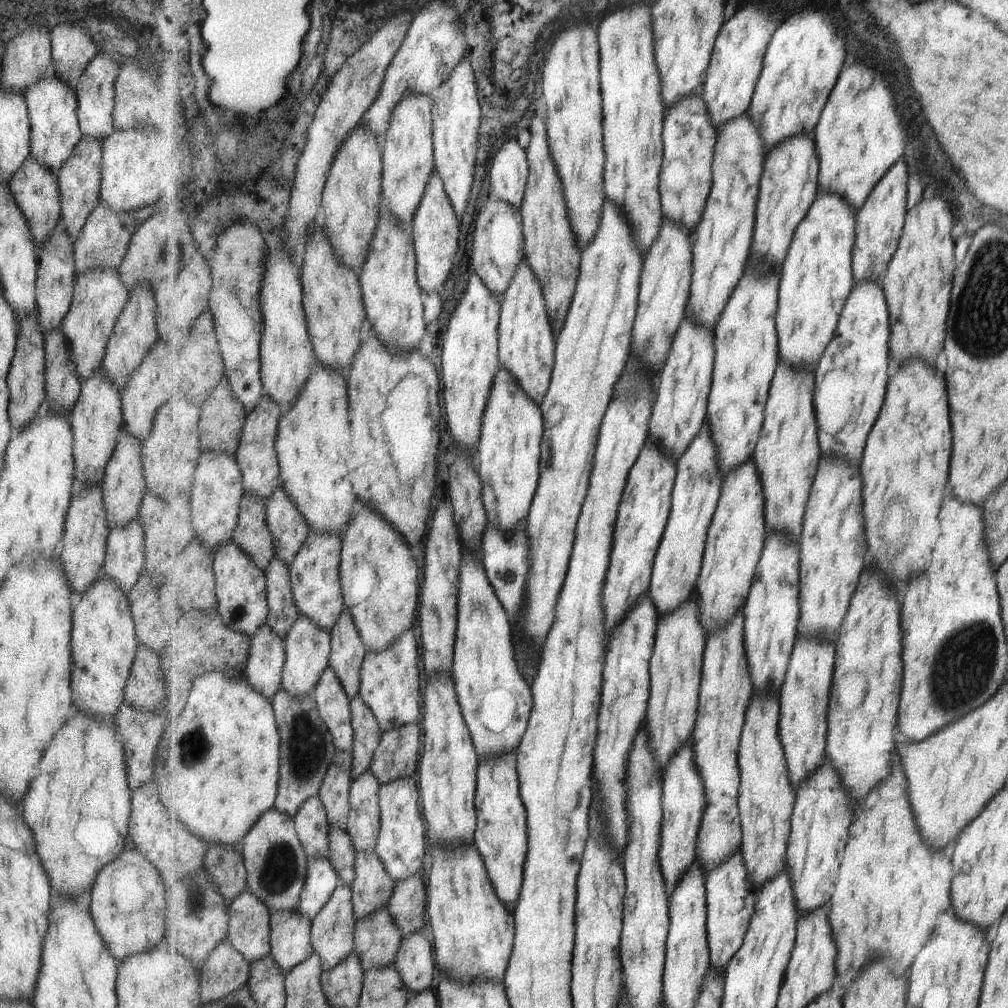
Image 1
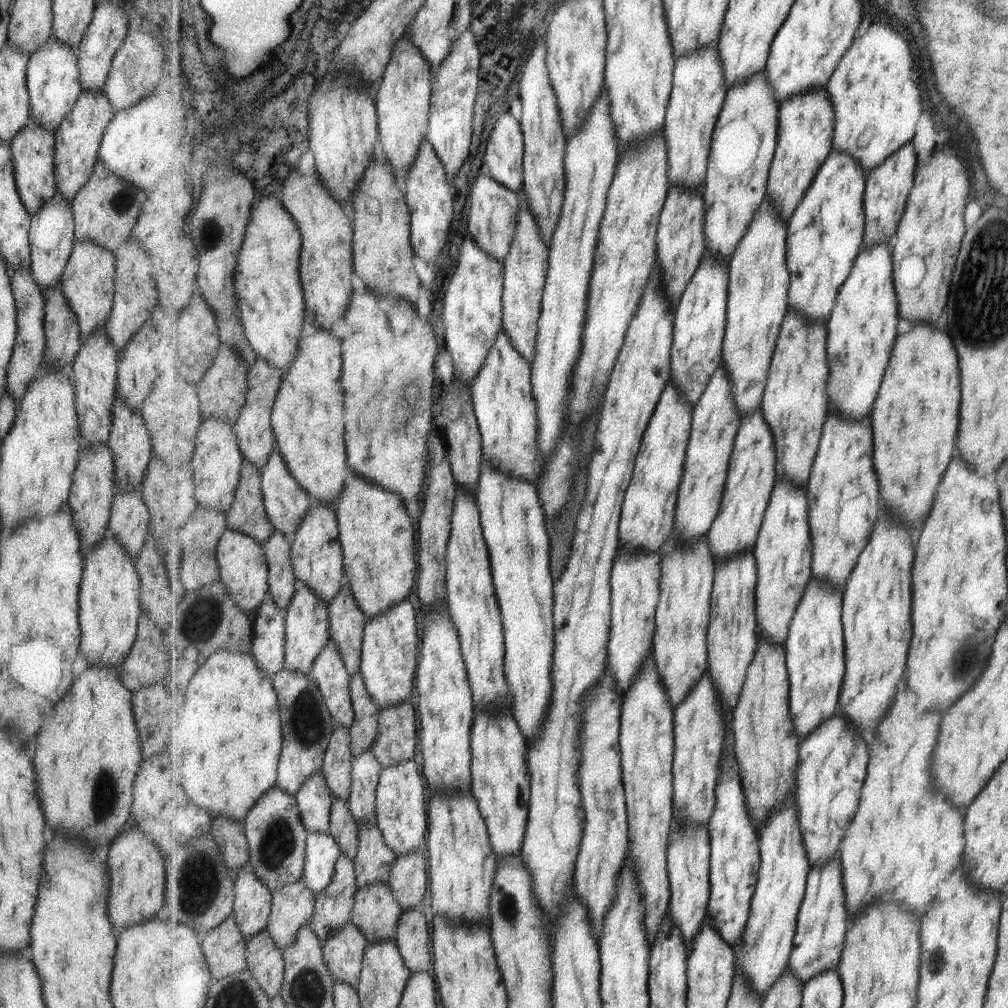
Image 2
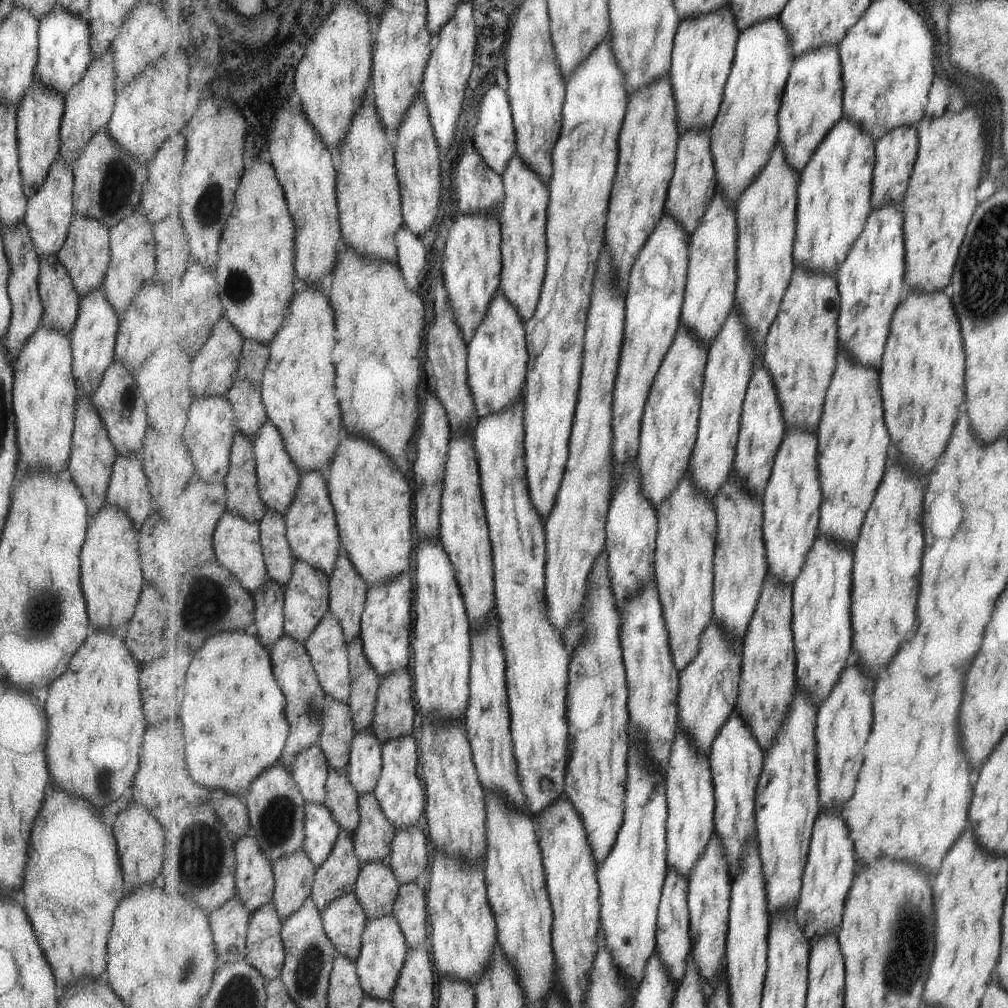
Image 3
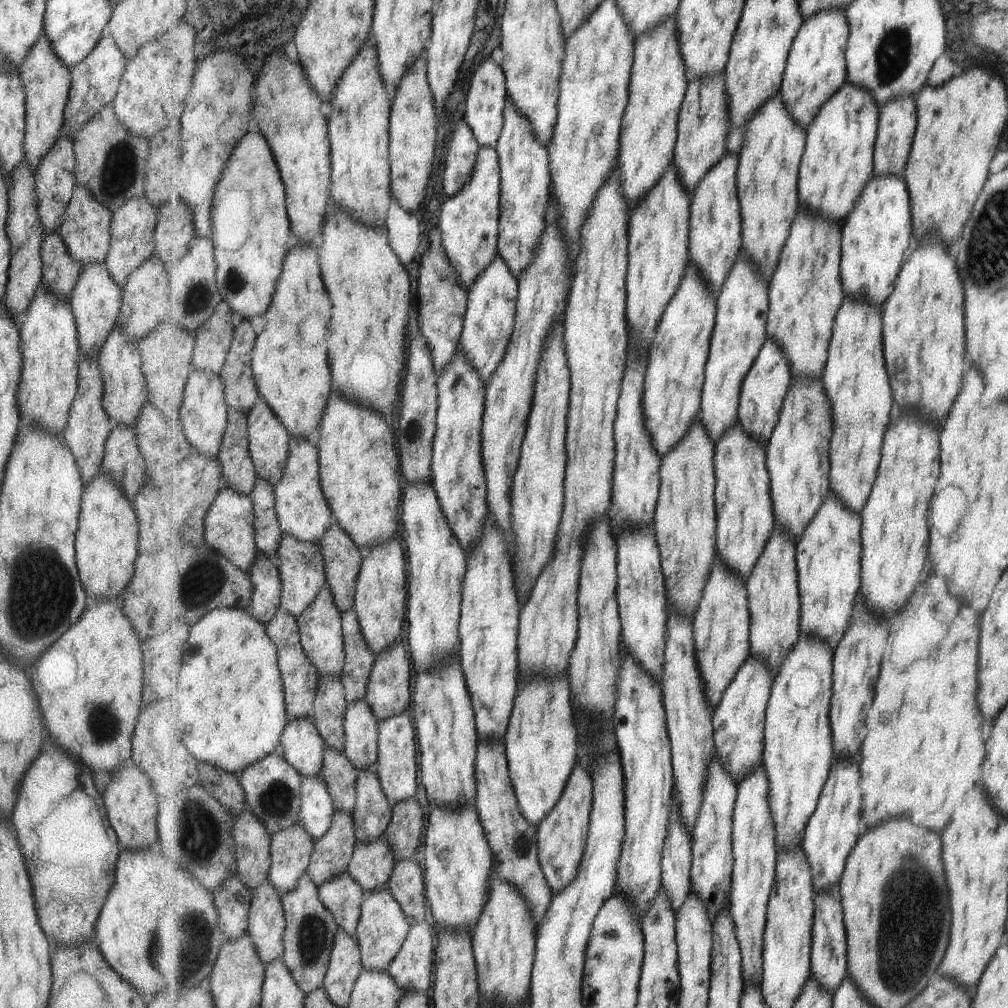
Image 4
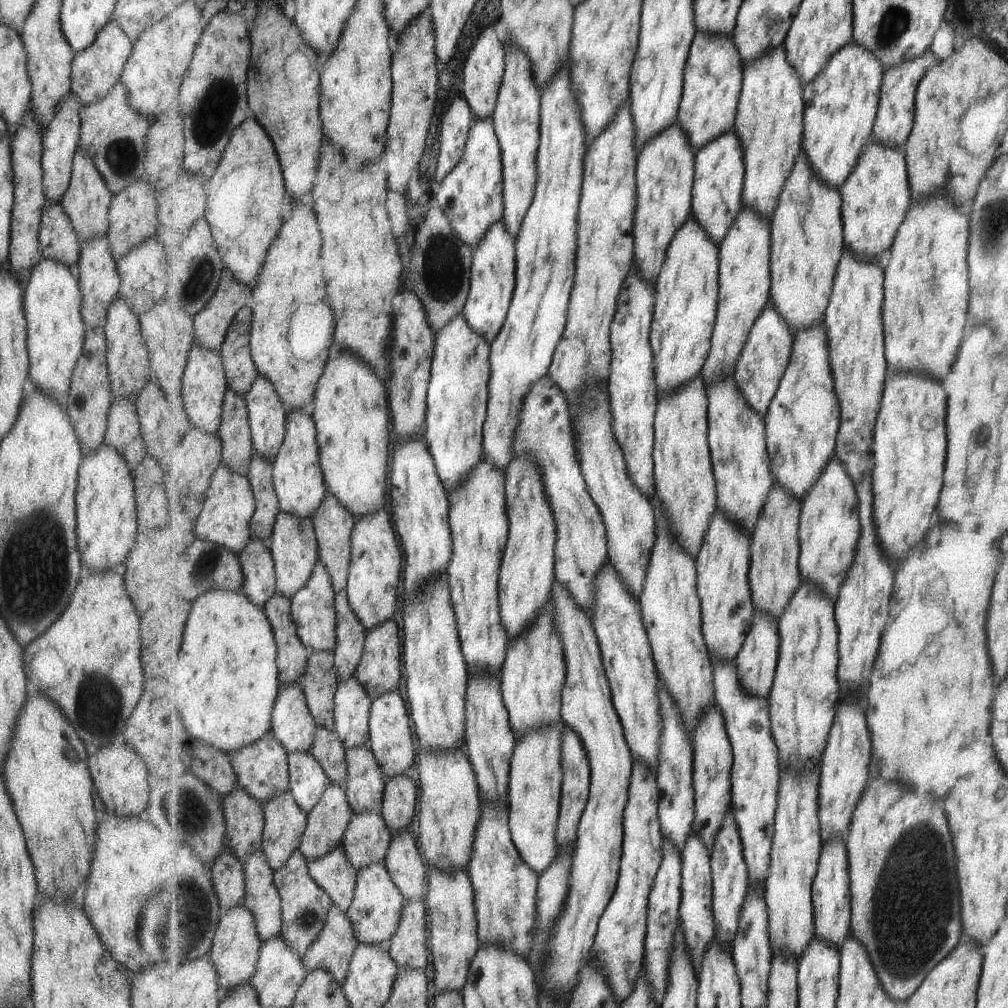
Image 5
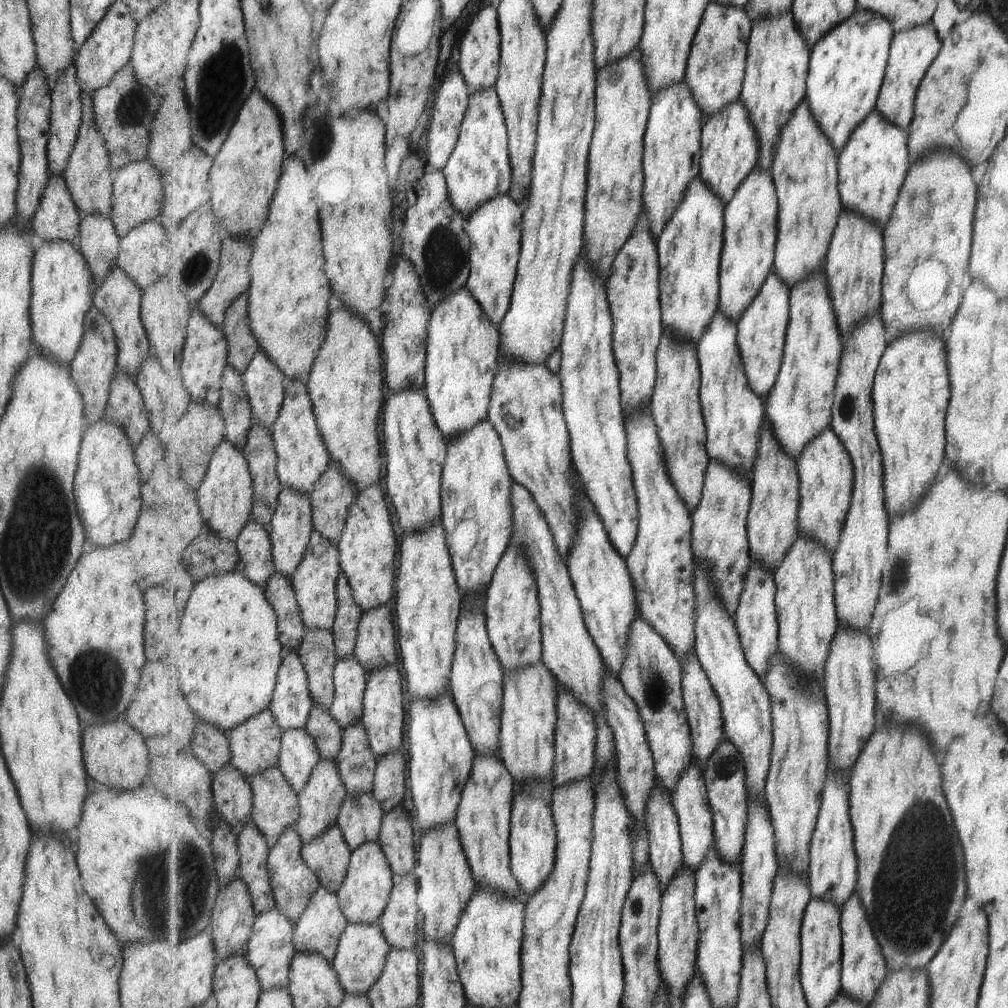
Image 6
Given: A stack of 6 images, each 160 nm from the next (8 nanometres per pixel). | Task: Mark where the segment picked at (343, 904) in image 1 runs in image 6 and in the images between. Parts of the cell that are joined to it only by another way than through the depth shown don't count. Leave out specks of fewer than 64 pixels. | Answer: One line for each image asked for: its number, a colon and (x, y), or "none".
2: (333, 907)
3: (337, 877)
4: (333, 853)
5: (327, 823)
6: (321, 802)

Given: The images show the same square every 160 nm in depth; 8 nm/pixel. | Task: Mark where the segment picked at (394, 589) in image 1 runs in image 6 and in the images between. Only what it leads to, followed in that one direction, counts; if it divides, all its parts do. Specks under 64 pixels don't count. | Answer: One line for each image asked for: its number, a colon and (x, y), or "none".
2: (378, 539)
3: (372, 500)
4: (359, 465)
5: (351, 413)
6: (346, 384)

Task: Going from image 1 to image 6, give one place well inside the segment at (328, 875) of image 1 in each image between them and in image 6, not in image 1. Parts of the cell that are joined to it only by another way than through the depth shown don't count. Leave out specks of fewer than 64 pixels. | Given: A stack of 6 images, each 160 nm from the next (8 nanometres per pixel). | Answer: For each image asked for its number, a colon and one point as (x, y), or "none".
2: (322, 851)
3: (322, 831)
4: (318, 810)
5: (308, 780)
6: (299, 756)

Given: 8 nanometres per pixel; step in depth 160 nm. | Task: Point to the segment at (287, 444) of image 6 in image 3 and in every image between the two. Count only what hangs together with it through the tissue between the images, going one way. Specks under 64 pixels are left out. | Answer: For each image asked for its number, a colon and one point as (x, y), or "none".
3: (313, 532)
4: (303, 511)
5: (298, 477)

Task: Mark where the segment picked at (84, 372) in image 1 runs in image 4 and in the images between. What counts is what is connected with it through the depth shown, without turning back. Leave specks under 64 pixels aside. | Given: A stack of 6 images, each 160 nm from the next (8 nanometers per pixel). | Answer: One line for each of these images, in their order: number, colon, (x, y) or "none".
2: (86, 282)
3: (85, 253)
4: (85, 227)

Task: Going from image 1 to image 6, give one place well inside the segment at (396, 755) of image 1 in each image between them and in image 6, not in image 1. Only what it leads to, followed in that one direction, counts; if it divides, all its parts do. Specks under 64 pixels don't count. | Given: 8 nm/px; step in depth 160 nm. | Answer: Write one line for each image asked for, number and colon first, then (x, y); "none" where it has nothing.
2: (397, 731)
3: (395, 715)
4: (388, 694)
5: (379, 672)
6: (376, 648)

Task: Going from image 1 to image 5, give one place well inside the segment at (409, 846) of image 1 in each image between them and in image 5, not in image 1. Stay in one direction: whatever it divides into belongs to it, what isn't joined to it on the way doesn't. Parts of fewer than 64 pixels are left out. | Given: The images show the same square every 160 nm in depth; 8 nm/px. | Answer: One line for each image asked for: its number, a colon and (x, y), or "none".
2: (402, 816)
3: (400, 792)
4: (398, 771)
5: (391, 740)

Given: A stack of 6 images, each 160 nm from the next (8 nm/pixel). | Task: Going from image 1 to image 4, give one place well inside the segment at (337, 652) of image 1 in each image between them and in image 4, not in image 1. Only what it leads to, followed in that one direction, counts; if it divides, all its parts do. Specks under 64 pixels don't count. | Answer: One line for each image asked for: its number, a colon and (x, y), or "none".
2: (348, 622)
3: (348, 590)
4: (344, 558)

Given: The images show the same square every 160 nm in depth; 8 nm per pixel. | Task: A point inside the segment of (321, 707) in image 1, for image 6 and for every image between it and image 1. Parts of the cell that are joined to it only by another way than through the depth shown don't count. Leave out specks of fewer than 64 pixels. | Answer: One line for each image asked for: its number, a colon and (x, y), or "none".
2: (329, 672)
3: (328, 647)
4: (320, 625)
5: (314, 607)
6: (316, 581)

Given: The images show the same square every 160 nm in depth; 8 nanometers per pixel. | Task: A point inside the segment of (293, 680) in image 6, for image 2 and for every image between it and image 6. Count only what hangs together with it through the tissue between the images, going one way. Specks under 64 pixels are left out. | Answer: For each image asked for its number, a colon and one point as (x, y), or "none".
2: (315, 800)
3: (311, 769)
4: (302, 745)
5: (293, 723)

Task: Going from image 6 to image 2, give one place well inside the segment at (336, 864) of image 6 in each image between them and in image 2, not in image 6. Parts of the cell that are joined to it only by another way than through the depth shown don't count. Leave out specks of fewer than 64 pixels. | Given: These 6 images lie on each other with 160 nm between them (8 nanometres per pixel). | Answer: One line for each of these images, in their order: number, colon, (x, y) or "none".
2: (344, 953)
3: (345, 920)
4: (343, 896)
5: (334, 872)

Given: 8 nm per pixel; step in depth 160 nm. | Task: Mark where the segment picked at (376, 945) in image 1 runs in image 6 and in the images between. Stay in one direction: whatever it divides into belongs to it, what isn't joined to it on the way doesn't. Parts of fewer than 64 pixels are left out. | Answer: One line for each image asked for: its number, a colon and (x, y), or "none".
2: (377, 913)
3: (377, 887)
4: (372, 865)
5: (368, 839)
6: (360, 820)

